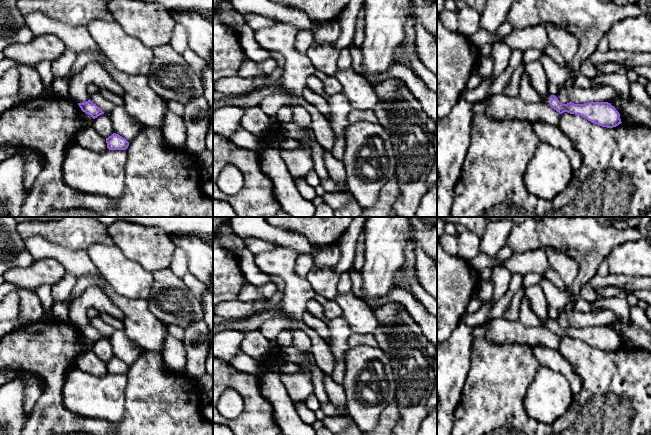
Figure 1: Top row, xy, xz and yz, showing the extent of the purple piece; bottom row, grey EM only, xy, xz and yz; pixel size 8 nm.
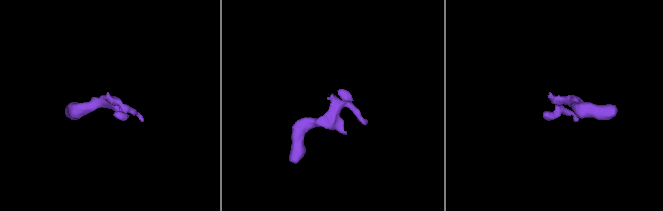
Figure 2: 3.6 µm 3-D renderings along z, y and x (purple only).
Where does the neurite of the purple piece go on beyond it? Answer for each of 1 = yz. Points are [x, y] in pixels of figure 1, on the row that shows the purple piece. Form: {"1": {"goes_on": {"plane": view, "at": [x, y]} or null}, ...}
{"1": {"goes_on": {"plane": "yz", "at": [548, 97]}}}

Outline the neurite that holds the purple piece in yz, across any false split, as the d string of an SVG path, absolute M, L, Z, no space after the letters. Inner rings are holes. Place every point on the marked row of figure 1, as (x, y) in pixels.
M546 95L545 101L559 114L568 112L580 115L588 121L602 127L613 128L621 124L620 114L608 102L589 102L585 104L574 104L571 101L567 104L561 103L555 95Z

